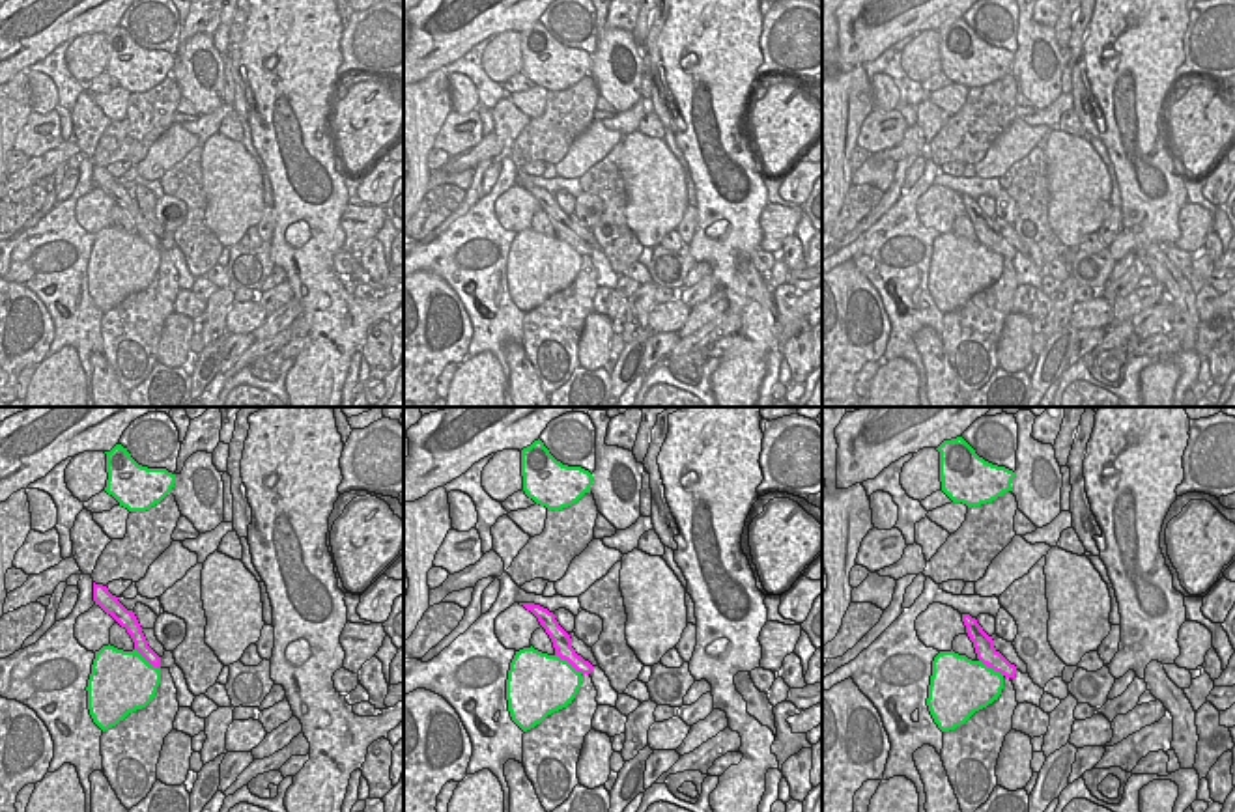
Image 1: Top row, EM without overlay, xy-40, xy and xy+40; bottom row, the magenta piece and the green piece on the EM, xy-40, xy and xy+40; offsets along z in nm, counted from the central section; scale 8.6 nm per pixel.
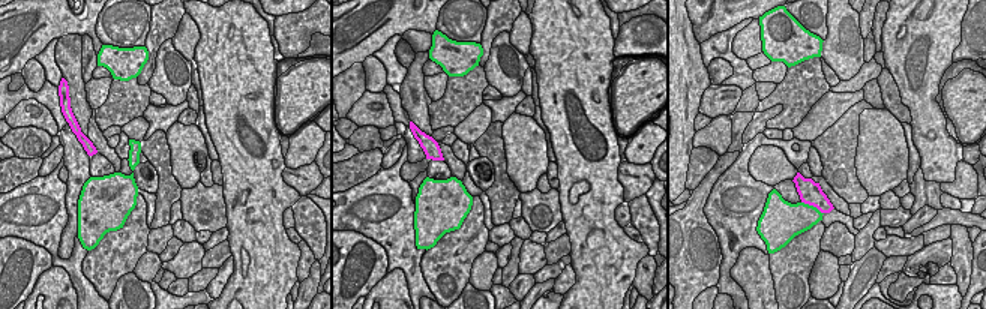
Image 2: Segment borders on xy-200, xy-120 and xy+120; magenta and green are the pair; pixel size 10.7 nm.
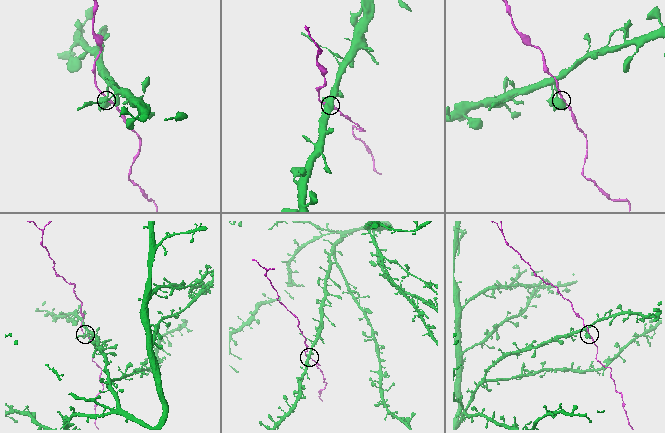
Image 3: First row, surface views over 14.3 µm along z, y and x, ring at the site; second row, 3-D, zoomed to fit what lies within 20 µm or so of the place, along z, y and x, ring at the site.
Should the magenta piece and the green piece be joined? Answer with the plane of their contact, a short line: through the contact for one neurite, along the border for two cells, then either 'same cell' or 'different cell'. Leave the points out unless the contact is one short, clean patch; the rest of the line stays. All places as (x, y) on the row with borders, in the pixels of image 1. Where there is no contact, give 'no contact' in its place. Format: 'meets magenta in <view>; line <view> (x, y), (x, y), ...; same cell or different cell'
meets magenta in xy; different cell

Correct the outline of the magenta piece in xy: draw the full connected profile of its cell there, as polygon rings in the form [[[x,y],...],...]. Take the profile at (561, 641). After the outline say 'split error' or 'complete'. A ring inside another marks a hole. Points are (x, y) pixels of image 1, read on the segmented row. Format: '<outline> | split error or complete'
[[[519,603],[519,605],[523,605],[538,618],[540,625],[546,629],[546,633],[553,642],[555,655],[568,661],[581,674],[592,672],[594,666],[575,653],[575,650],[572,648],[570,635],[559,625],[553,612],[534,603]]] | complete

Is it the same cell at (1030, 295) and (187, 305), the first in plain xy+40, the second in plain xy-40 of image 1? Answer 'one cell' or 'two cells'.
one cell

